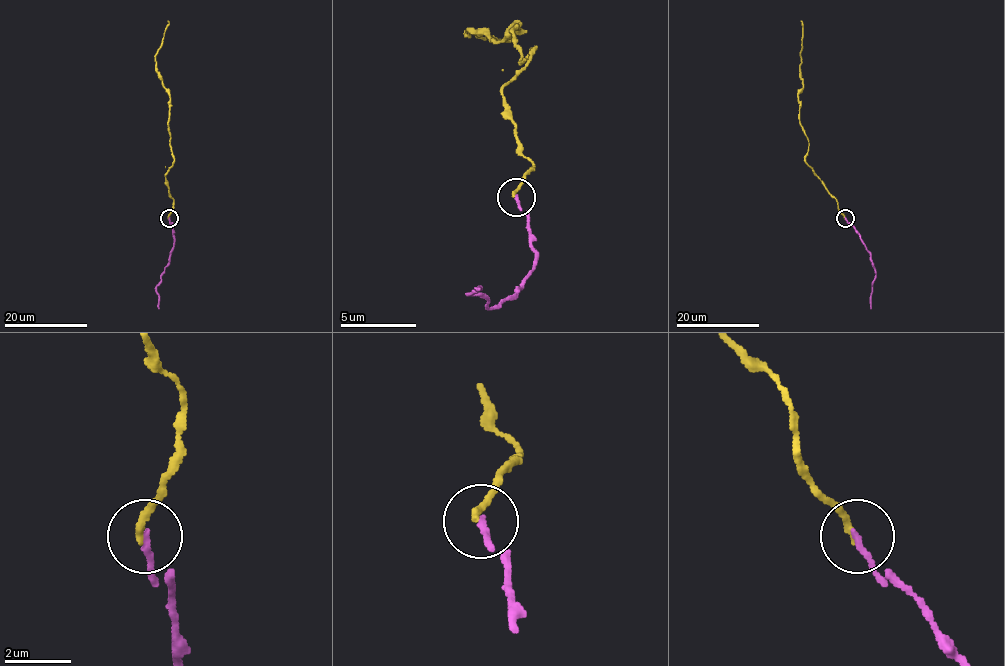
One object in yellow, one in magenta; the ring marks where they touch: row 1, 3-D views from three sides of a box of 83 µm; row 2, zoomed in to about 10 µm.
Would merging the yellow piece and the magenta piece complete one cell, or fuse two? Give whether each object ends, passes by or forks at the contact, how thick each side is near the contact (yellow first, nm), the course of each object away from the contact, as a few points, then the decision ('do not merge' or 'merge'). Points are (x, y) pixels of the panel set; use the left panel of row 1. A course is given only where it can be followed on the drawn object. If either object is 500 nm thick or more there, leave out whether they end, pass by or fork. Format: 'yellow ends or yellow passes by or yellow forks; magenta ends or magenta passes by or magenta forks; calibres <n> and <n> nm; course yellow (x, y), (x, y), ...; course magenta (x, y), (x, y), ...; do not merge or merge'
yellow ends; magenta ends; calibres 220 and 200 nm; course yellow (168, 218), (174, 201), (165, 174), (174, 161), (169, 92), (155, 60), (167, 21); course magenta (168, 218), (174, 245), (168, 264), (156, 287), (159, 309); merge

